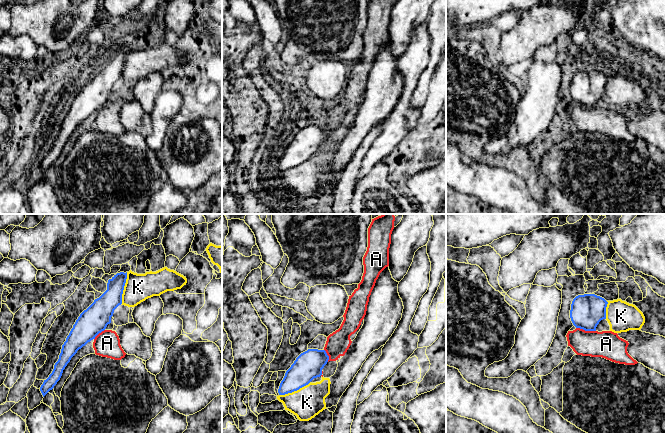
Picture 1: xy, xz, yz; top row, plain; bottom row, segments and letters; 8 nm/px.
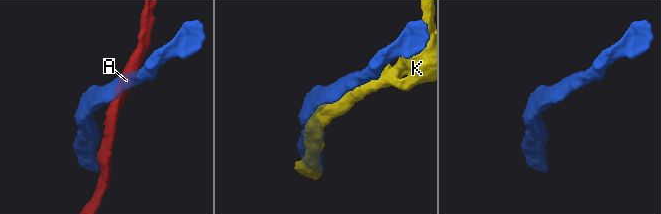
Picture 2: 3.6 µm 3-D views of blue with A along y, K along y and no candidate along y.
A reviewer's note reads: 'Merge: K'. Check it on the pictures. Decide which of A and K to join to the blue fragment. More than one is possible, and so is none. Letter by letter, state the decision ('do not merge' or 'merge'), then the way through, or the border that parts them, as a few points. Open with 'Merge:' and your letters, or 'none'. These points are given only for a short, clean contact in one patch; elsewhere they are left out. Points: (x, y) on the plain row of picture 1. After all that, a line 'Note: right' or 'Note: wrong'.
Merge: none
A: do not merge; border along yz (576, 103), (595, 107)
K: do not merge
Note: wrong

